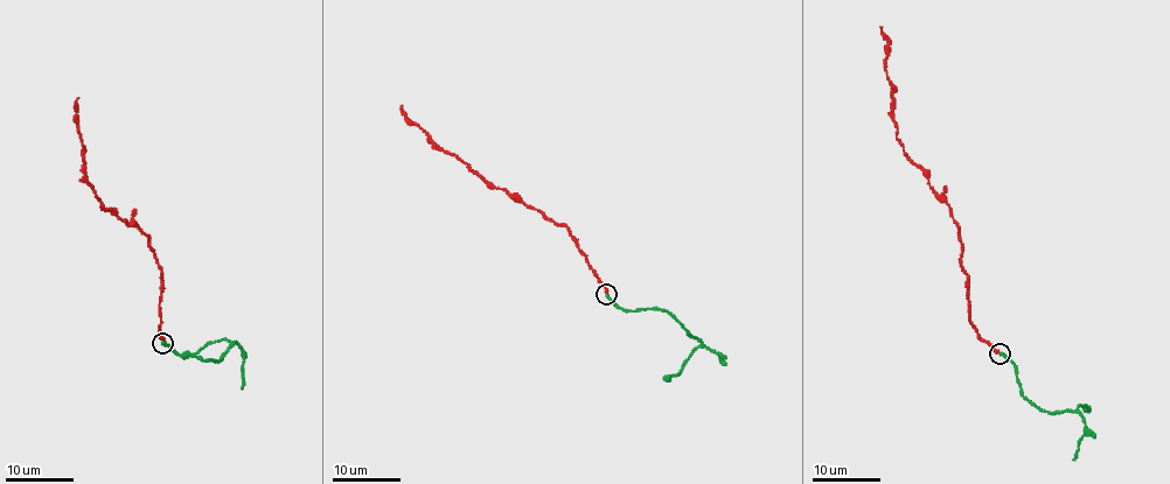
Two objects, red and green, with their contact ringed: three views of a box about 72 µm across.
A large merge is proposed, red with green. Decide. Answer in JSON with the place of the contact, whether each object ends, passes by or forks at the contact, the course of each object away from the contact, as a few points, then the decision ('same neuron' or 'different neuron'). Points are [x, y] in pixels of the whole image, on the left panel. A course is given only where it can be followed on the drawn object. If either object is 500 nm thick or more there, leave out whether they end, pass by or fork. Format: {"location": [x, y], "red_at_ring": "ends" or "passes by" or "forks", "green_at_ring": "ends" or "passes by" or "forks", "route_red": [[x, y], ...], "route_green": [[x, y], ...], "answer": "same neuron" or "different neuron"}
{"location": [162, 343], "red_at_ring": "ends", "green_at_ring": "ends", "route_red": [[162, 343], [161, 267], [150, 246], [150, 237], [101, 207], [101, 198], [86, 181], [76, 106], [78, 98]], "route_green": [[162, 343], [180, 355], [218, 362], [229, 348], [237, 344], [244, 359], [242, 390]], "answer": "same neuron"}

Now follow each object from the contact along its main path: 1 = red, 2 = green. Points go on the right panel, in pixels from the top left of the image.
1: (1000, 352), (970, 321), (951, 208), (897, 140), (892, 84), (884, 70), (889, 37), (881, 27)
2: (1000, 352), (1015, 365), (1024, 398), (1044, 411), (1067, 411), (1081, 416), (1084, 435), (1077, 457), (1072, 460)

